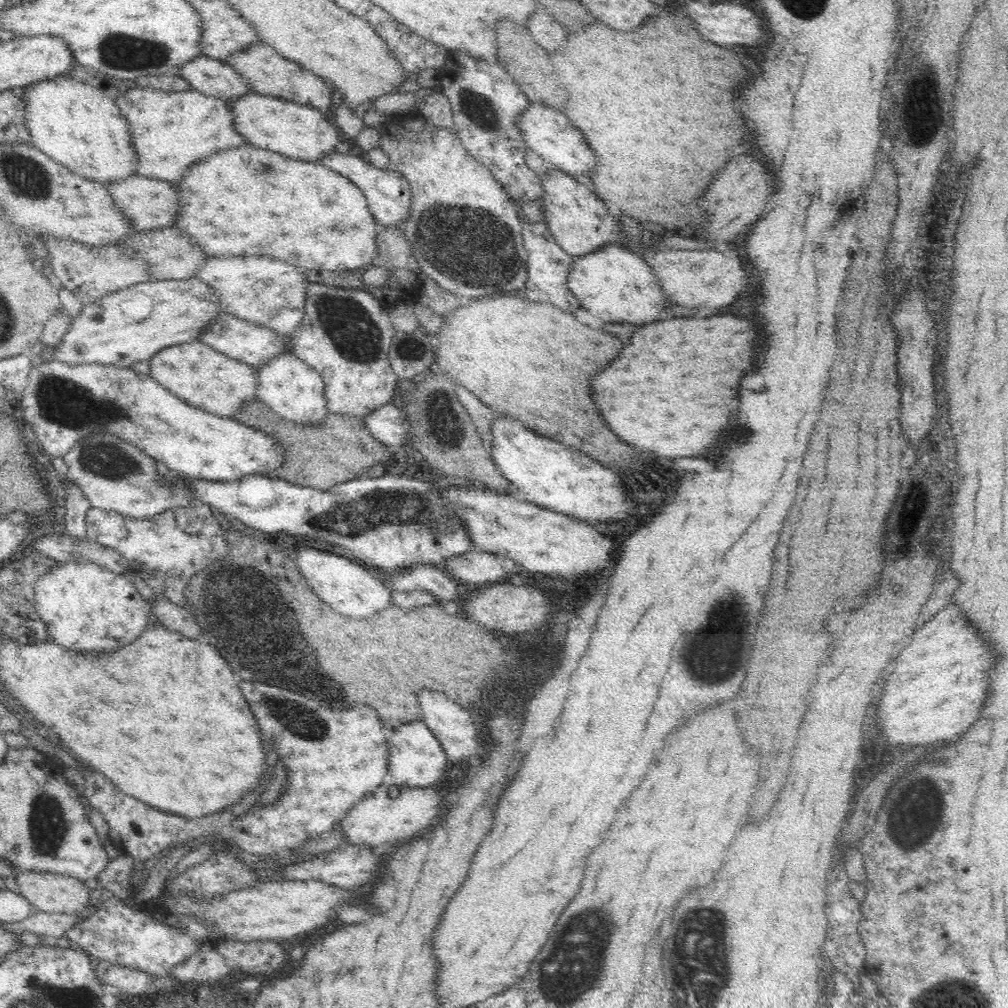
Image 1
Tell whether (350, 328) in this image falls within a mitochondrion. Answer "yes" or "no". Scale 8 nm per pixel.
yes

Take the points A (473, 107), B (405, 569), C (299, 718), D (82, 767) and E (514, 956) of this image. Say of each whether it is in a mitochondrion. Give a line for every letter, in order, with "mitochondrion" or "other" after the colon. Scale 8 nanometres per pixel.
A: mitochondrion
B: other
C: mitochondrion
D: other
E: other

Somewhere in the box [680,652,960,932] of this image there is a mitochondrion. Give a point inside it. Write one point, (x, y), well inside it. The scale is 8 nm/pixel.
(928, 819)

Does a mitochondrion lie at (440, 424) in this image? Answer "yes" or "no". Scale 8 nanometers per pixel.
yes

